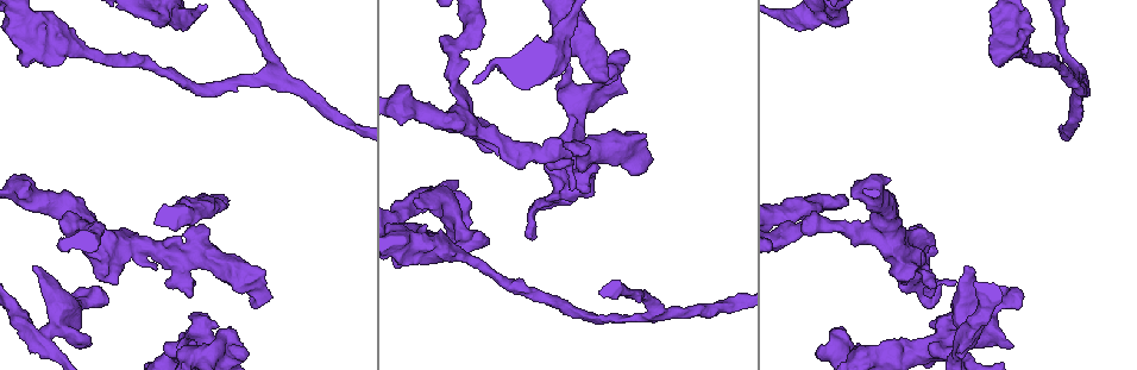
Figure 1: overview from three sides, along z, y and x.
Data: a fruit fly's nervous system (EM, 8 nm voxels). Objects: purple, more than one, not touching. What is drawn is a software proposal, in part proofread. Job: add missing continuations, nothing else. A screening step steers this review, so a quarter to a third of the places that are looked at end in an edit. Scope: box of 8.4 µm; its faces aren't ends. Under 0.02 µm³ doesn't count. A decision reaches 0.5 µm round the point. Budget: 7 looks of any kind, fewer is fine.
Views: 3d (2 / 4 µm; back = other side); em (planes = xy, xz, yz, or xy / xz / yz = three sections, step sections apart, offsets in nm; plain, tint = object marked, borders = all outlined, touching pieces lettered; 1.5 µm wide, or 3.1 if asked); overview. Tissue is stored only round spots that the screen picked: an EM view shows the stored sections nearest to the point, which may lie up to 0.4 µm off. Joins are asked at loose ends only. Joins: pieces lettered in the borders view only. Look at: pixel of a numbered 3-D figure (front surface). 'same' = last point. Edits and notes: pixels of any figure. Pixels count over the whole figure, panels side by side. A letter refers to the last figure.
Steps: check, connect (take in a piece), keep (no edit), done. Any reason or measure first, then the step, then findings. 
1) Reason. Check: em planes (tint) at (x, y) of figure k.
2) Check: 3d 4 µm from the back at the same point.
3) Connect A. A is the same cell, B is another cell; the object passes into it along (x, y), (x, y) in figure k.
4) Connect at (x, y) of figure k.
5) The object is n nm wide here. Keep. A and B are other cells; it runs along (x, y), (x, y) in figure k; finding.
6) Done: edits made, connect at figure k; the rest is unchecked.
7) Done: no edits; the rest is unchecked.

An open end. Check: 3d 4 µm from the back at (605, 82) of figure 1.

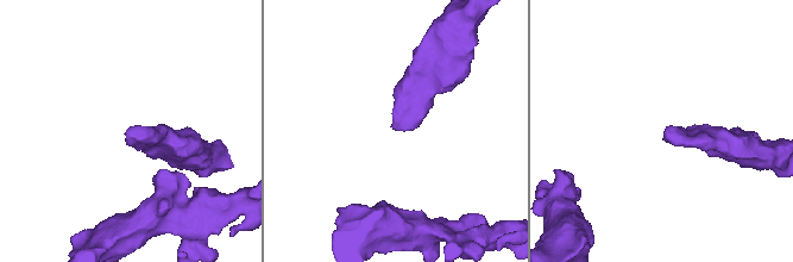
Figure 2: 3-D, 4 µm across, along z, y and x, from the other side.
Check: em yz step 8 (tint) at (392, 129) of figure 2.

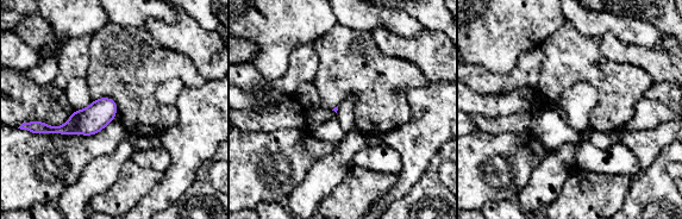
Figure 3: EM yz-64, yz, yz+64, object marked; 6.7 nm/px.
Check: em planes (borders) at the same point.

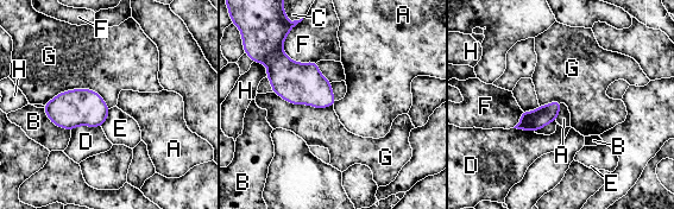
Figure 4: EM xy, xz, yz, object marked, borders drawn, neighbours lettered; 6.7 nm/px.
Keep. A, B, C, D, E, F, G and H are other cells; a border runs along (562, 103), (556, 121) in figure 4; none of them fits.

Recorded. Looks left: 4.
Branch stops here. Check: 3d 2 µm at (564, 146) of figure 1.

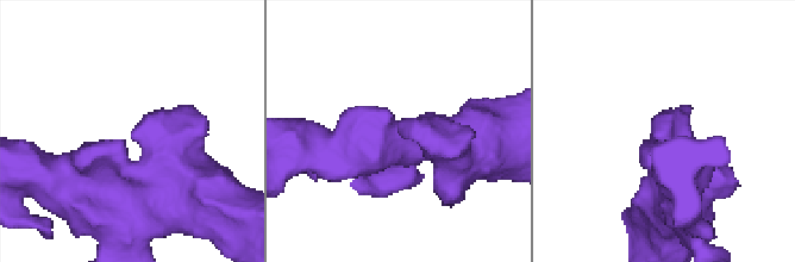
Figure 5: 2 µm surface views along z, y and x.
Now the EM. Check: em yz step 8 (tint) at (656, 131) of figure 5.

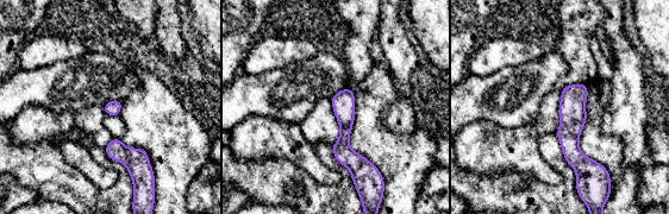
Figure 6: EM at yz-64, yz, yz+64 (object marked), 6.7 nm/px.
Cut it another way. Check: em planes (borders) at the same point.

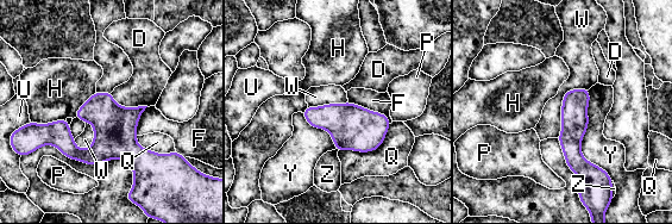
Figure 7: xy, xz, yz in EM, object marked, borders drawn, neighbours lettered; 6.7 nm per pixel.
Keep. D, F, H, P, Q, U, W, Y and Z are other cells; it runs along (41, 128), (76, 154), (162, 157) in figure 7; none of them fits.

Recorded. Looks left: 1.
An open end. Check: em planes (borders) at (997, 65) of figure 1.

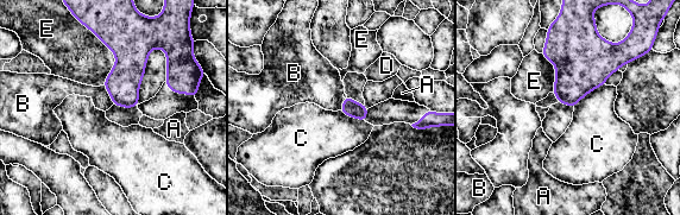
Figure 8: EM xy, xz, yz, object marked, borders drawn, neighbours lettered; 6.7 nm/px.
Keep. A, B, C, D and E are other cells; it runs along (111, 36), (159, 46), (186, 90) in figure 8; none of them fits.

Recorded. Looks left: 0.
Done: no edits; the rest is unchecked.

